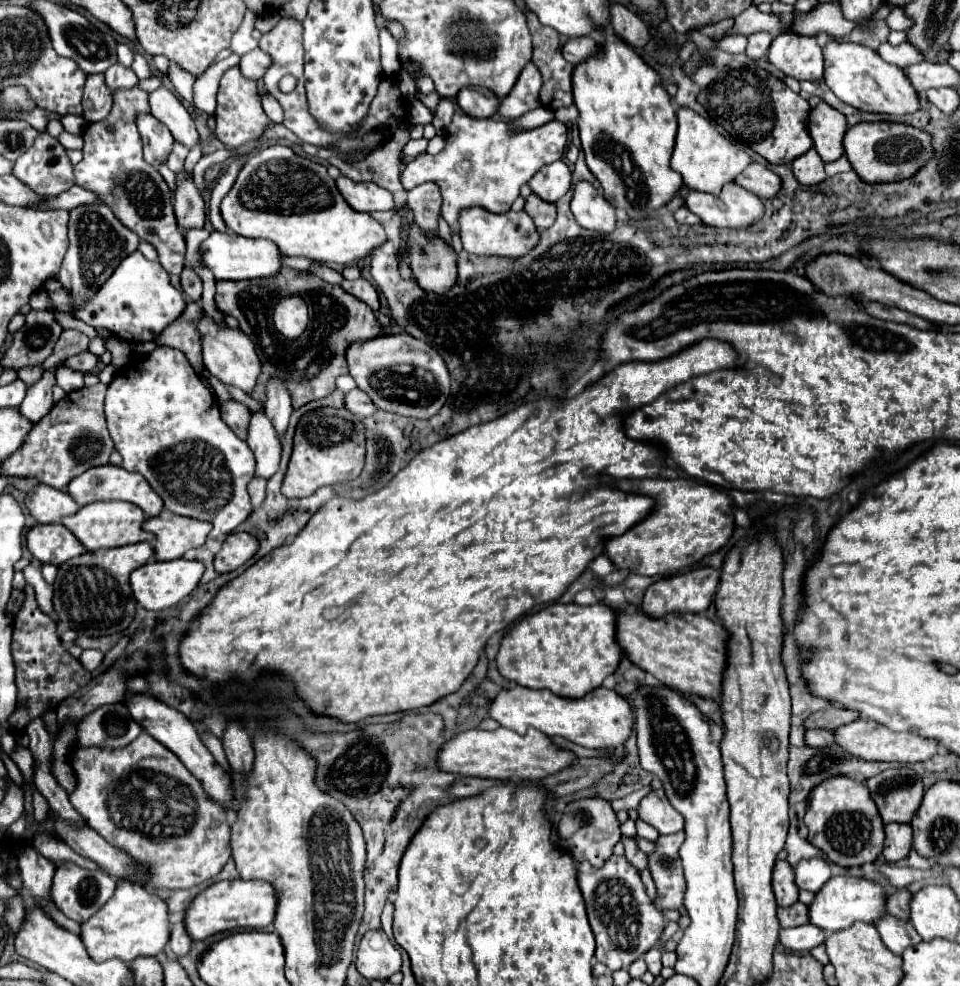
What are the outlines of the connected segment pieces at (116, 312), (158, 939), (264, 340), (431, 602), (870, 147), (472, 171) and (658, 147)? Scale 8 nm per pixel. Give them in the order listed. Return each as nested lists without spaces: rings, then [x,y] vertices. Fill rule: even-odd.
[[[140,251],[128,255],[110,279],[96,289],[90,301],[82,303],[82,299],[70,293],[58,279],[48,279],[44,289],[56,311],[68,311],[74,319],[80,319],[94,329],[106,329],[124,341],[152,341],[186,307],[186,299],[172,287],[164,267],[158,261],[148,261]]]
[[[120,881],[114,895],[98,909],[98,913],[80,923],[80,939],[94,961],[108,961],[116,957],[130,963],[136,957],[156,957],[164,951],[168,937],[166,903],[156,893],[128,881]]]
[[[282,269],[274,277],[246,279],[246,281],[216,281],[216,303],[222,311],[236,317],[240,329],[254,341],[262,373],[256,381],[252,397],[256,401],[266,399],[266,381],[272,375],[286,379],[286,387],[292,393],[292,405],[300,407],[312,399],[326,397],[336,385],[336,377],[348,373],[346,369],[346,345],[350,341],[366,341],[382,335],[382,327],[366,303],[358,301],[350,293],[342,291],[340,285],[324,283],[320,277],[310,273],[292,275]],[[282,293],[302,293],[310,307],[308,329],[294,341],[282,337],[272,323],[272,305],[278,303]]]
[[[704,339],[700,343],[694,343],[692,347],[680,351],[678,355],[662,361],[622,363],[614,371],[604,375],[600,381],[588,385],[580,395],[572,399],[556,401],[546,397],[542,401],[534,401],[534,405],[530,403],[520,405],[518,409],[514,409],[514,413],[498,417],[498,421],[492,421],[490,425],[474,425],[474,429],[466,429],[466,433],[458,433],[420,451],[386,487],[364,499],[358,501],[340,499],[340,497],[330,499],[324,507],[320,507],[312,515],[308,525],[296,535],[296,539],[290,545],[282,545],[272,553],[264,555],[260,561],[250,565],[242,575],[238,575],[236,579],[228,581],[218,589],[212,603],[198,615],[198,625],[194,629],[188,629],[188,633],[180,641],[178,657],[182,667],[188,673],[204,677],[212,683],[224,683],[232,677],[240,679],[240,683],[252,683],[262,671],[282,673],[284,677],[288,677],[288,681],[294,683],[294,689],[298,687],[296,695],[312,709],[312,713],[334,717],[342,723],[358,723],[372,715],[390,715],[390,713],[426,707],[458,691],[464,679],[476,667],[480,651],[484,649],[486,641],[496,631],[506,629],[518,617],[522,617],[524,613],[528,613],[538,605],[558,601],[558,597],[568,589],[568,585],[576,581],[580,573],[588,567],[588,563],[594,557],[602,555],[604,539],[622,535],[634,523],[642,521],[654,507],[654,501],[644,495],[622,493],[620,489],[616,489],[614,483],[608,485],[600,483],[600,475],[610,475],[614,481],[660,477],[658,471],[664,459],[662,451],[652,443],[628,439],[622,429],[622,417],[628,411],[648,405],[656,397],[660,397],[666,389],[672,389],[672,385],[676,383],[688,381],[694,375],[734,365],[738,365],[738,355],[734,353],[734,349],[730,349],[730,345],[726,345],[724,341],[716,339]]]
[[[892,121],[852,125],[844,137],[844,149],[854,171],[866,183],[892,183],[908,179],[934,157],[932,137],[926,131]]]
[[[460,109],[454,113],[444,137],[444,149],[438,155],[422,153],[414,157],[402,167],[400,181],[406,191],[428,181],[436,183],[442,195],[442,217],[452,231],[458,231],[458,213],[464,207],[482,205],[490,213],[506,213],[520,195],[520,187],[540,167],[562,159],[566,149],[566,125],[560,121],[550,121],[528,131],[514,131],[508,121],[474,119]]]
[[[598,29],[600,37],[604,39],[602,43],[602,55],[600,57],[588,57],[586,61],[578,63],[572,71],[572,93],[574,93],[574,105],[578,107],[578,129],[580,129],[580,141],[582,141],[582,149],[584,149],[584,155],[586,155],[586,163],[590,167],[590,171],[594,173],[594,177],[600,181],[602,185],[602,191],[604,191],[604,197],[616,205],[616,207],[622,207],[626,209],[626,213],[630,217],[646,217],[648,211],[654,211],[654,209],[660,209],[664,207],[672,195],[678,193],[678,189],[682,187],[682,177],[678,177],[676,171],[670,169],[670,155],[672,155],[672,147],[674,147],[674,137],[676,137],[676,111],[674,107],[670,105],[670,97],[666,93],[666,89],[662,87],[662,79],[660,75],[644,63],[644,59],[628,45],[624,43],[622,39],[618,39],[618,35],[614,31],[608,31],[608,29]]]

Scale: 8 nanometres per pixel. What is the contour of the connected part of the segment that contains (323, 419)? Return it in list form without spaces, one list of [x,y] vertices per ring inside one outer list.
[[[318,407],[304,413],[294,431],[294,447],[282,483],[282,495],[288,499],[302,499],[312,495],[318,487],[356,479],[364,467],[364,451],[364,425],[348,409]]]

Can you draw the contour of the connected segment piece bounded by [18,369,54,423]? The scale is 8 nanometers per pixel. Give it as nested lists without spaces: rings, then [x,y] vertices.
[[[54,369],[44,371],[42,379],[28,389],[22,405],[18,407],[20,415],[26,417],[30,423],[38,423],[54,405],[52,387],[54,387]]]

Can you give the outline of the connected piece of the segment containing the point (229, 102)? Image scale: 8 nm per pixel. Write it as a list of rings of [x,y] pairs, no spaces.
[[[238,67],[228,69],[220,79],[218,105],[216,105],[216,111],[214,111],[214,119],[216,119],[216,137],[226,147],[232,147],[232,149],[258,139],[262,135],[262,129],[268,123],[272,123],[262,109],[262,103],[260,103],[260,97],[258,97],[258,83],[246,81],[246,77],[242,77],[238,73]]]

